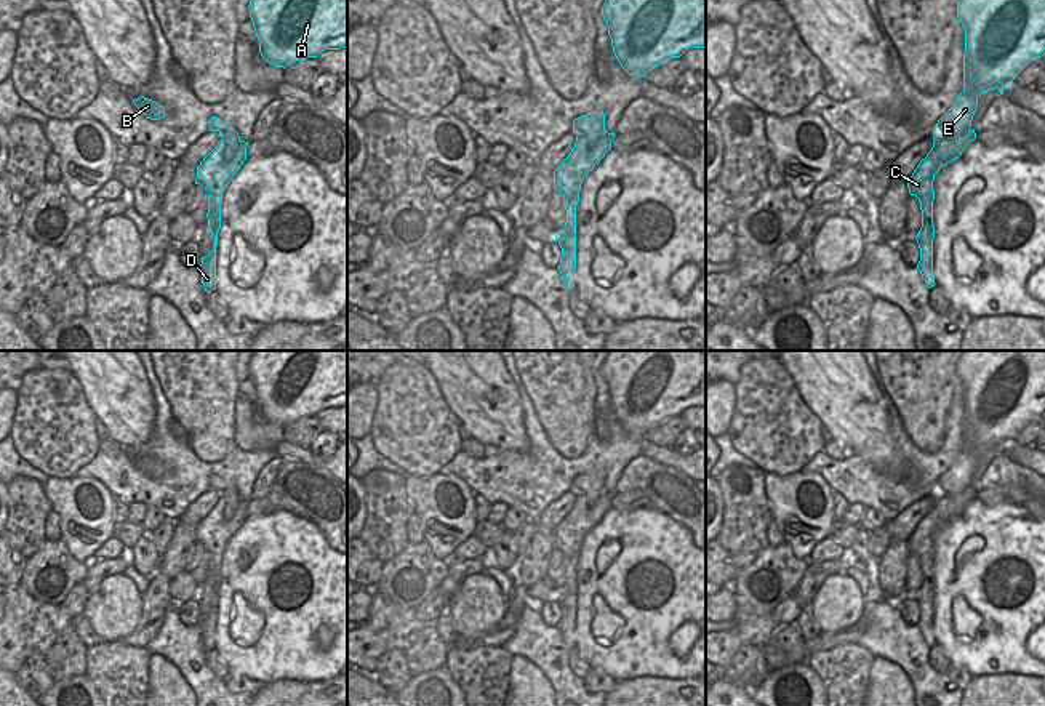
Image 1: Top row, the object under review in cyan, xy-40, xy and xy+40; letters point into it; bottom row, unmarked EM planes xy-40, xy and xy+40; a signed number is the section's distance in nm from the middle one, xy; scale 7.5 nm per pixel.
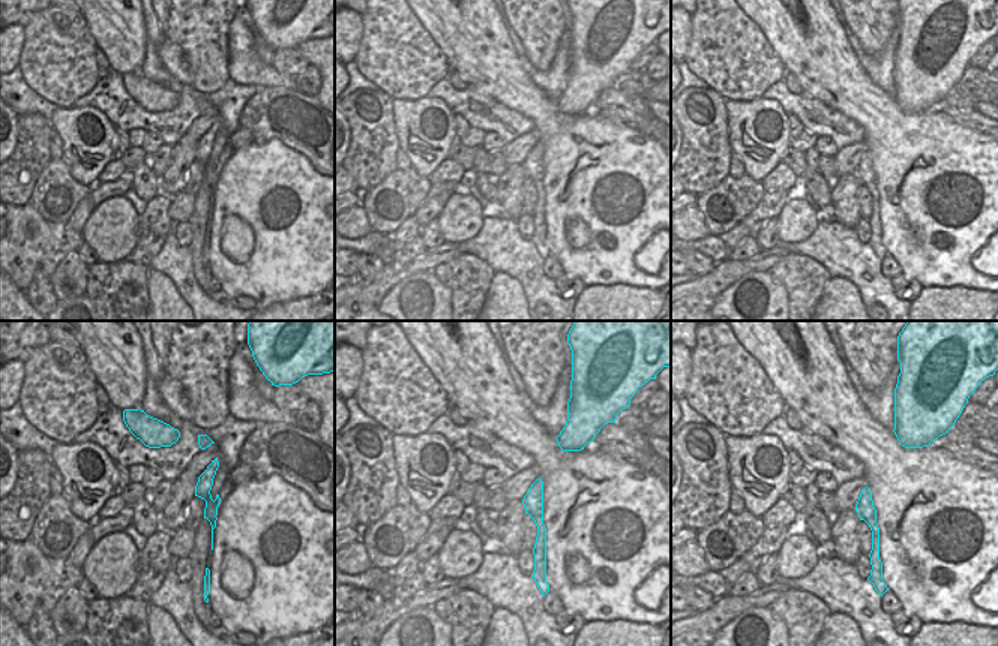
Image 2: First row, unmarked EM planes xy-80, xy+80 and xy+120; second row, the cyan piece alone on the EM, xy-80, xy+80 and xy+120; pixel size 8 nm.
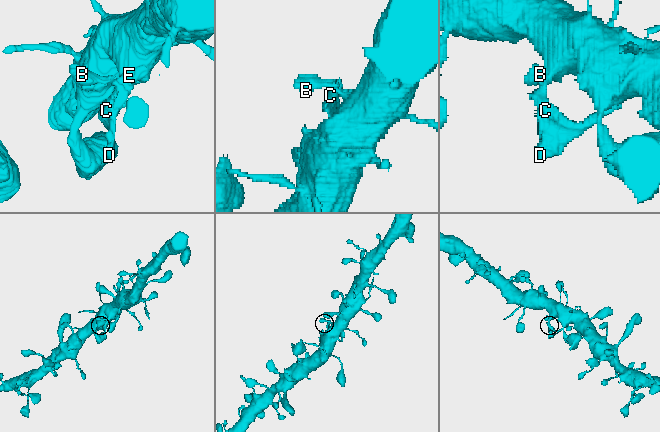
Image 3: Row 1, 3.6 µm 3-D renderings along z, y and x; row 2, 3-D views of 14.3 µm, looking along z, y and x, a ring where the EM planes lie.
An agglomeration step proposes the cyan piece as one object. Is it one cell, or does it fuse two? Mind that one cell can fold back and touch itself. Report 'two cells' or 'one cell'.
two cells

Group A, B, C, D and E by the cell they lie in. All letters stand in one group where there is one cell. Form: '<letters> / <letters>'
A B E / C D

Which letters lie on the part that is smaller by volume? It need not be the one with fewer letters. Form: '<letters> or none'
C, D

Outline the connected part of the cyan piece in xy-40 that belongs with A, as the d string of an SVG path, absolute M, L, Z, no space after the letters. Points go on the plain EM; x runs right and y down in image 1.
M254 351L248 367L269 423L285 427L325 408L347 407L347 351Z

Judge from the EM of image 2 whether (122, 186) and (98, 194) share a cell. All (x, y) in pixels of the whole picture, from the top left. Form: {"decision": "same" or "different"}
{"decision": "same"}

